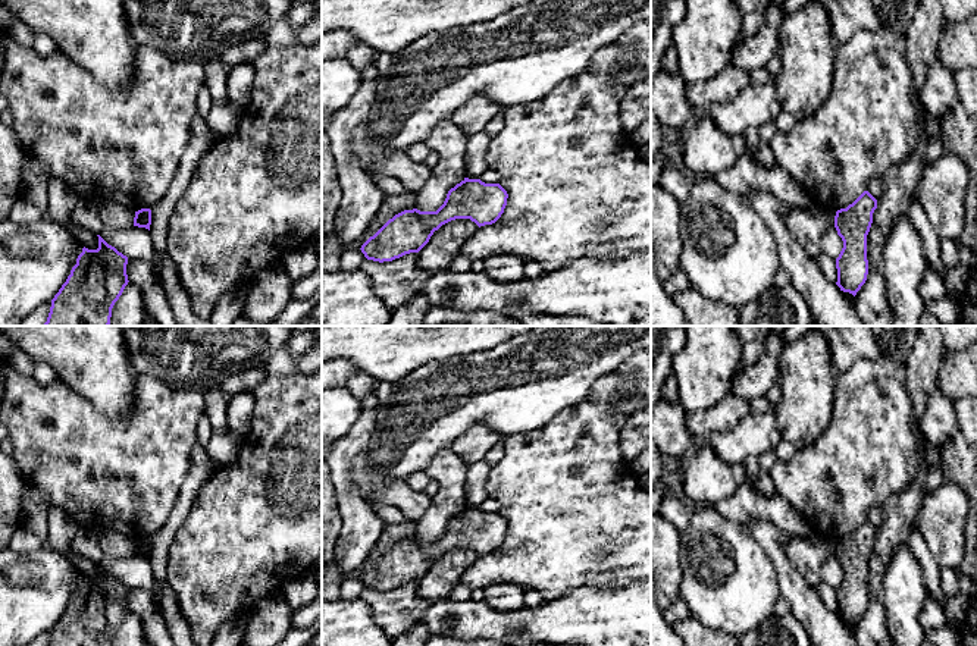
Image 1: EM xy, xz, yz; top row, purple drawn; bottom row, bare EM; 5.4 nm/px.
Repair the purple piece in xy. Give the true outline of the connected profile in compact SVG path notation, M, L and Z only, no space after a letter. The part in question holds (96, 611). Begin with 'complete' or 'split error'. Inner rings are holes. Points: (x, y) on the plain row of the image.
complete | M100 564L98 577L82 577L71 603L51 628L48 646L112 646L112 637L128 614L128 586L109 574Z

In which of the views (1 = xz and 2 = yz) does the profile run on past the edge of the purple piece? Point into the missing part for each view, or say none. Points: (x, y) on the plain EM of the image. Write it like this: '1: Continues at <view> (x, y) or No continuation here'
1: No continuation here
2: No continuation here

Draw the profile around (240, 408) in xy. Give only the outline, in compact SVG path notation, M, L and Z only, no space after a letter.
M253 392L235 393L228 401L226 407L226 424L228 430L234 435L244 438L251 427L254 413L254 395Z

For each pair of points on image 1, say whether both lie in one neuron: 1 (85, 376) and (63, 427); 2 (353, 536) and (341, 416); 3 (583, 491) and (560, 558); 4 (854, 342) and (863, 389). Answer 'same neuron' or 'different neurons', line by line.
1: different neurons
2: different neurons
3: same neuron
4: different neurons

